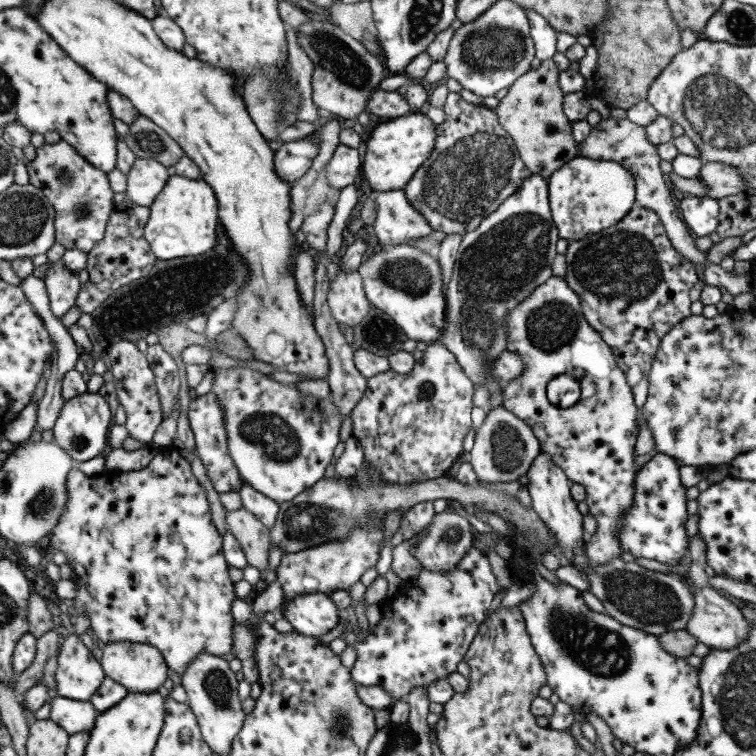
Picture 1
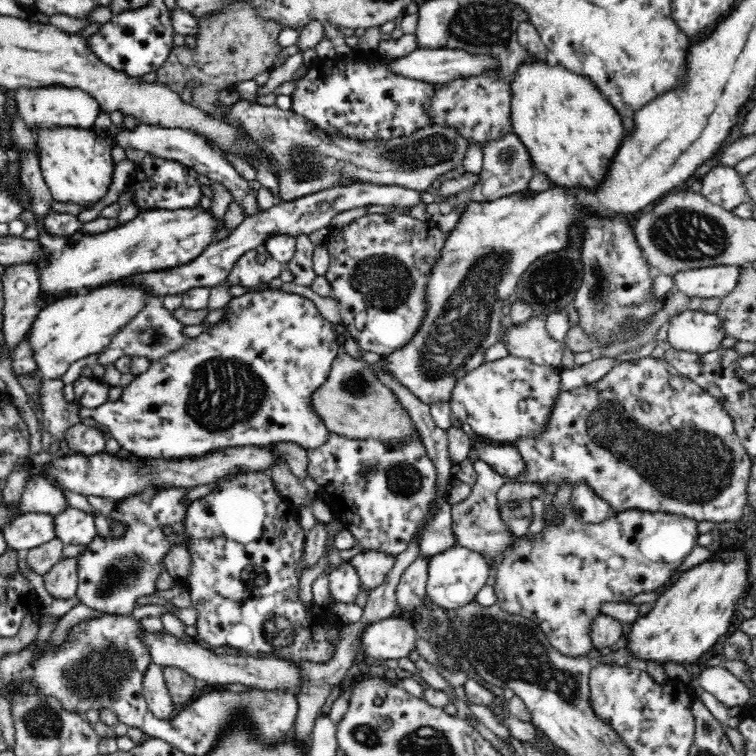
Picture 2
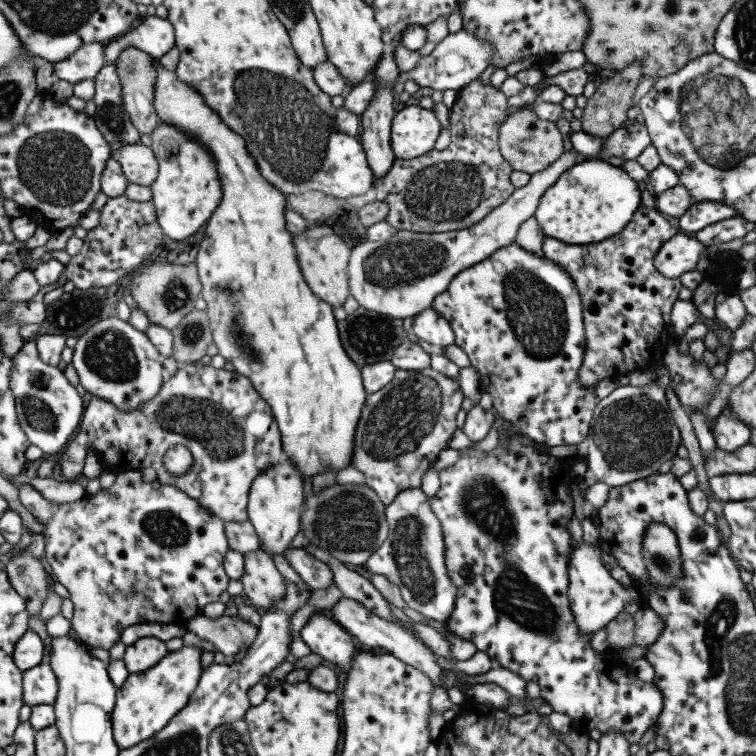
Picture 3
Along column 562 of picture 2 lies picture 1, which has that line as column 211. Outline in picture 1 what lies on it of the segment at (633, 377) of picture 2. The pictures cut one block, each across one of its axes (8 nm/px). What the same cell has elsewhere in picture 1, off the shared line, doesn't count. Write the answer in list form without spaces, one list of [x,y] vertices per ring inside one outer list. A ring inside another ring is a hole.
[[[212,391],[199,397],[196,396],[189,404],[188,422],[195,438],[195,454],[202,460],[202,464],[207,469],[208,478],[212,481],[215,490],[219,494],[238,493],[244,480],[242,480],[228,452],[224,409],[219,402],[220,399]]]

